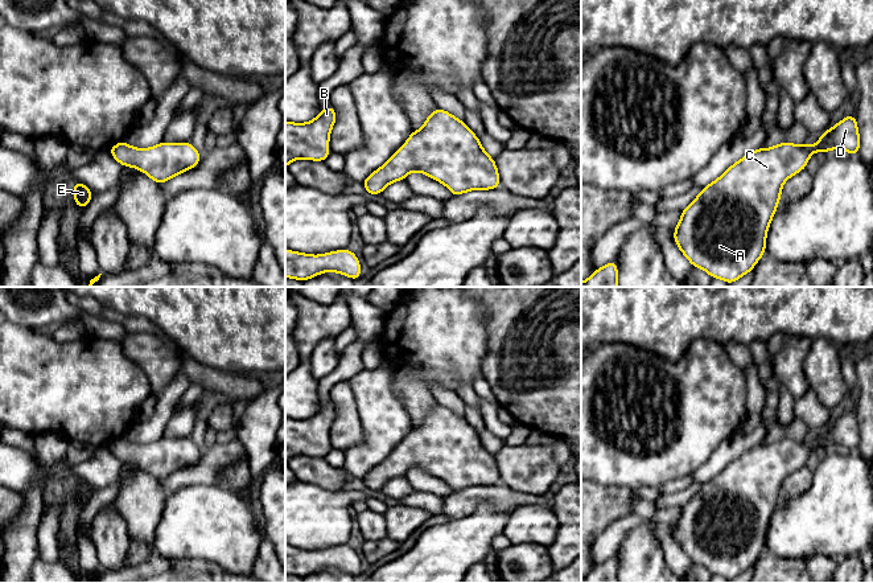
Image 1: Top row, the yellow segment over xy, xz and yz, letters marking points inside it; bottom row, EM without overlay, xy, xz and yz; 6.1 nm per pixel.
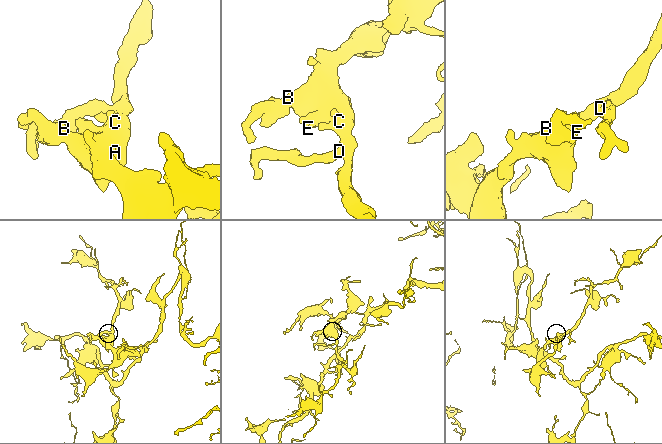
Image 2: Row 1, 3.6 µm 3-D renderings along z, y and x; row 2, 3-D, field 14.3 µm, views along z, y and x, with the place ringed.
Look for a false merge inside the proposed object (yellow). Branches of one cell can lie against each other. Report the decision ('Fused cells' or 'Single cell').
Single cell

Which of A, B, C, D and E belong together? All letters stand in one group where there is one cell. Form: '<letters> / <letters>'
A B C D E

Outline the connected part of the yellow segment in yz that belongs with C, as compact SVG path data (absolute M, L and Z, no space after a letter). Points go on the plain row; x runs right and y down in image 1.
M855 408L843 414L835 423L829 423L819 431L819 438L814 442L794 440L783 438L770 444L757 444L733 459L720 473L709 481L703 483L695 496L681 506L680 517L674 525L674 537L681 550L689 557L692 563L704 566L711 574L733 580L744 571L753 567L757 558L766 549L767 526L778 506L783 480L796 469L807 464L814 448L827 449L831 446L844 446L851 452L860 448L860 430Z

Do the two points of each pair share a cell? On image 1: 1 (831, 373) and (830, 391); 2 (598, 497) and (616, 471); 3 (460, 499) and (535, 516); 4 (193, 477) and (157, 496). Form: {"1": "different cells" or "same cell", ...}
{"1": "same cell", "2": "different cells", "3": "different cells", "4": "different cells"}

